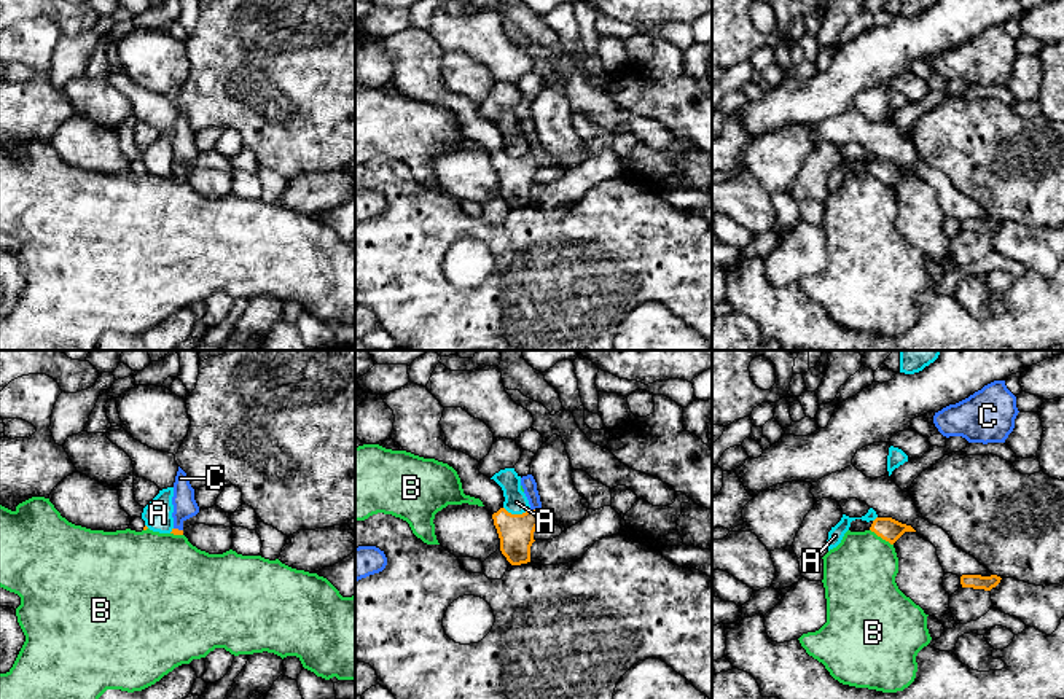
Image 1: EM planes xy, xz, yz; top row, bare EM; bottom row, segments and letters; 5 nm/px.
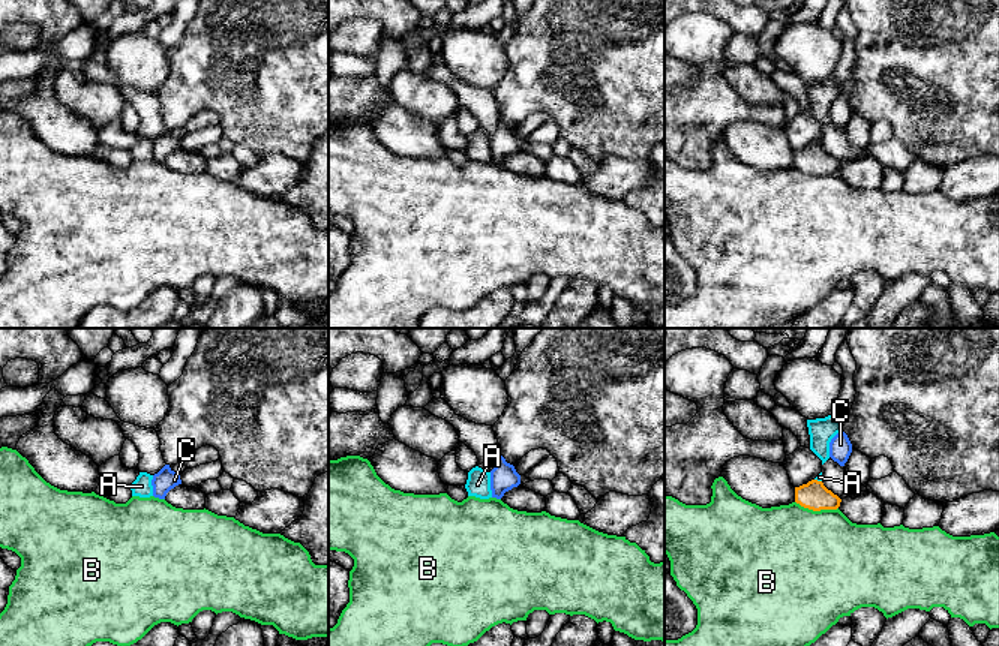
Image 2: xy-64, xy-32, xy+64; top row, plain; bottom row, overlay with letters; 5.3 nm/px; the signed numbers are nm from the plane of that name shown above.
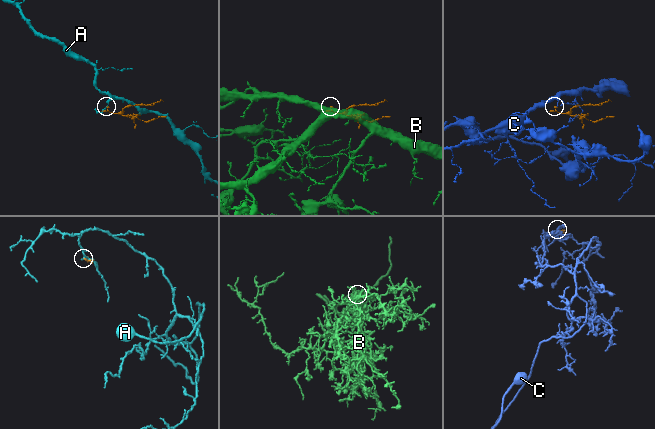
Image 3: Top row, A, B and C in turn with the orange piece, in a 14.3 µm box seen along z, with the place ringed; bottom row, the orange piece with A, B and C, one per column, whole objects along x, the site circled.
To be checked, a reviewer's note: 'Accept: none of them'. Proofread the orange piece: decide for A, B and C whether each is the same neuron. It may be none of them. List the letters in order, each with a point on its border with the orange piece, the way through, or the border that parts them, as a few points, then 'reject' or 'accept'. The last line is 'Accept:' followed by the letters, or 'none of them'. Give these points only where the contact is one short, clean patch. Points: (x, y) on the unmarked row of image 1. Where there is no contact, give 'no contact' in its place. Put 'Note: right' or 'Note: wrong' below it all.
A: xz (516, 158) | reject
B: yz (881, 180) | reject
C: xz (534, 153) | reject
Accept: none of them
Note: right

